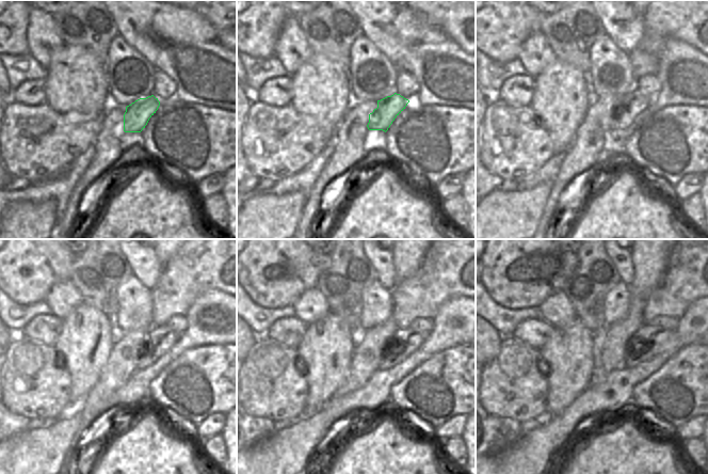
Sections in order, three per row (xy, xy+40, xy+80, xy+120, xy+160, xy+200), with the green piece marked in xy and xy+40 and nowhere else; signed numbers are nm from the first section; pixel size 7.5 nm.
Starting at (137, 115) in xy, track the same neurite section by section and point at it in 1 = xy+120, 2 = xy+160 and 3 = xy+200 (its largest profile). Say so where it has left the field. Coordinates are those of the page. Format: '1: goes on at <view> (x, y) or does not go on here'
1: goes on at xy+120 (160, 340)
2: goes on at xy+160 (406, 341)
3: goes on at xy+200 (648, 341)

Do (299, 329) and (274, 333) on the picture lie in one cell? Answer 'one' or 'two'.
one

